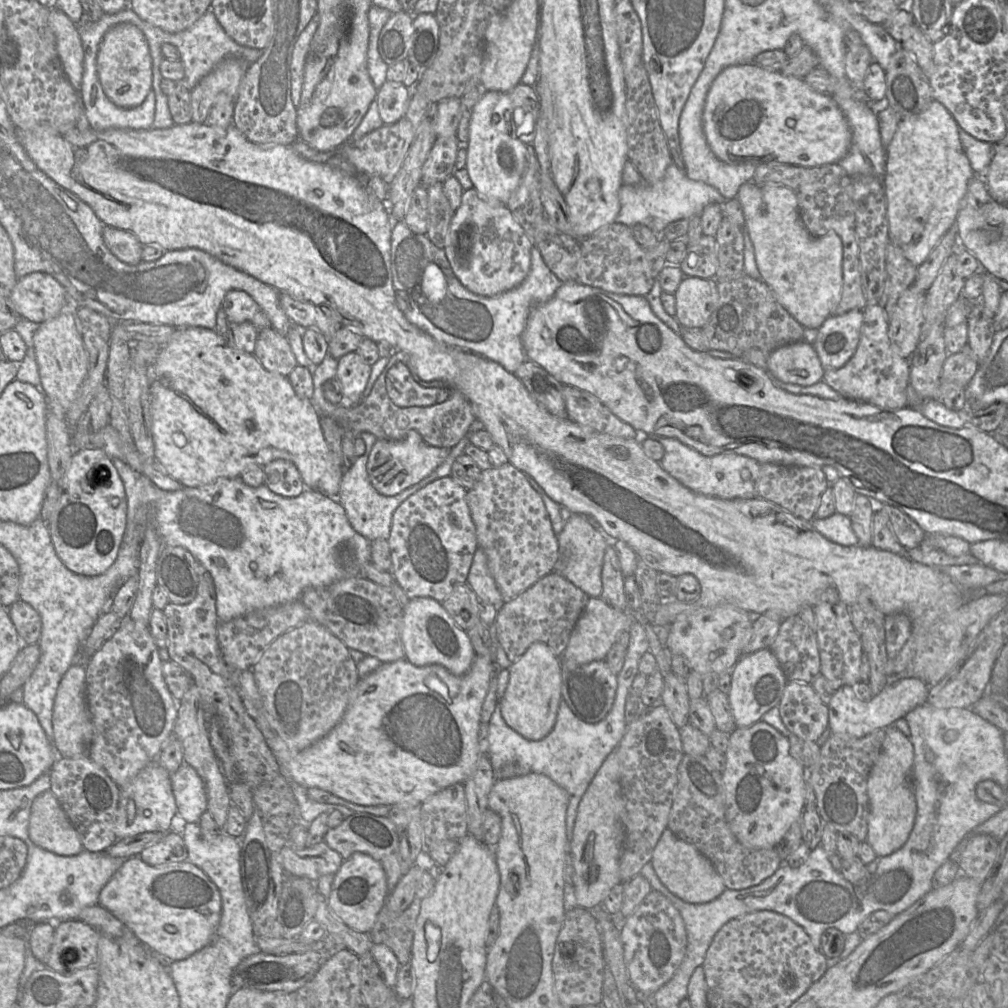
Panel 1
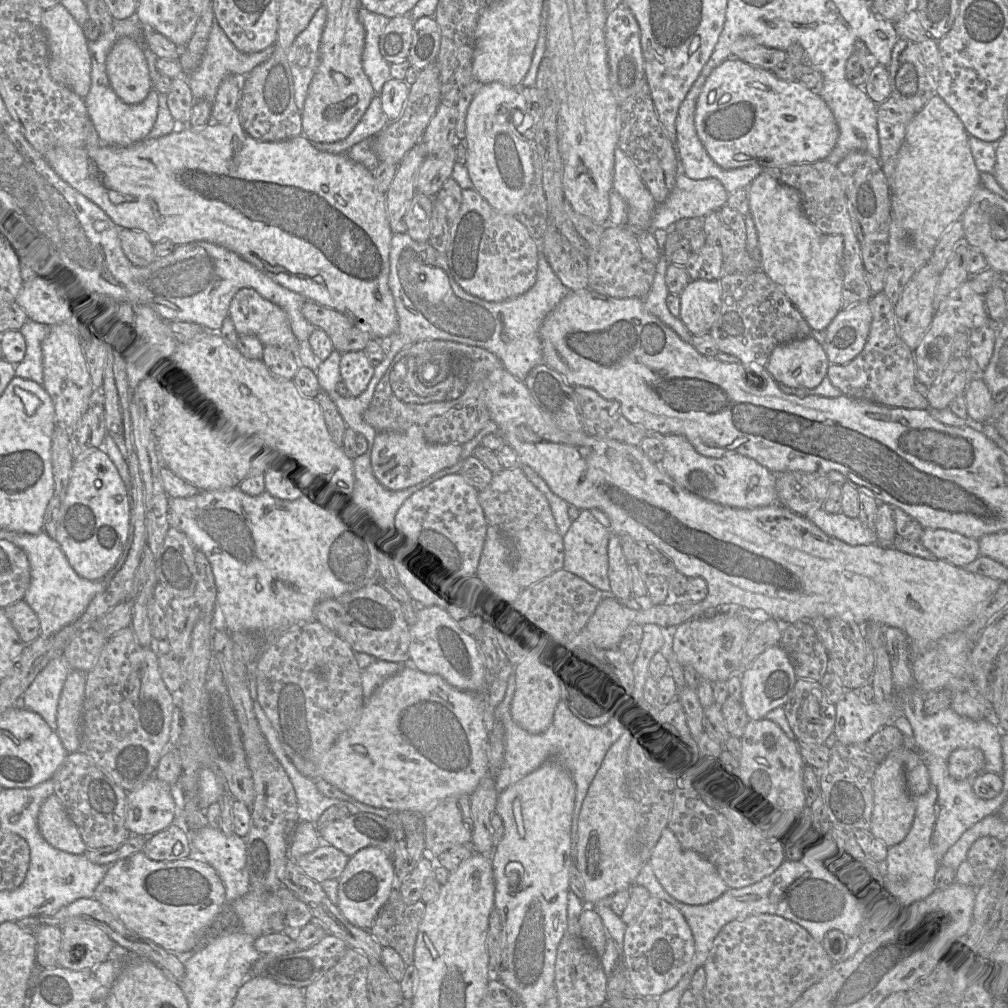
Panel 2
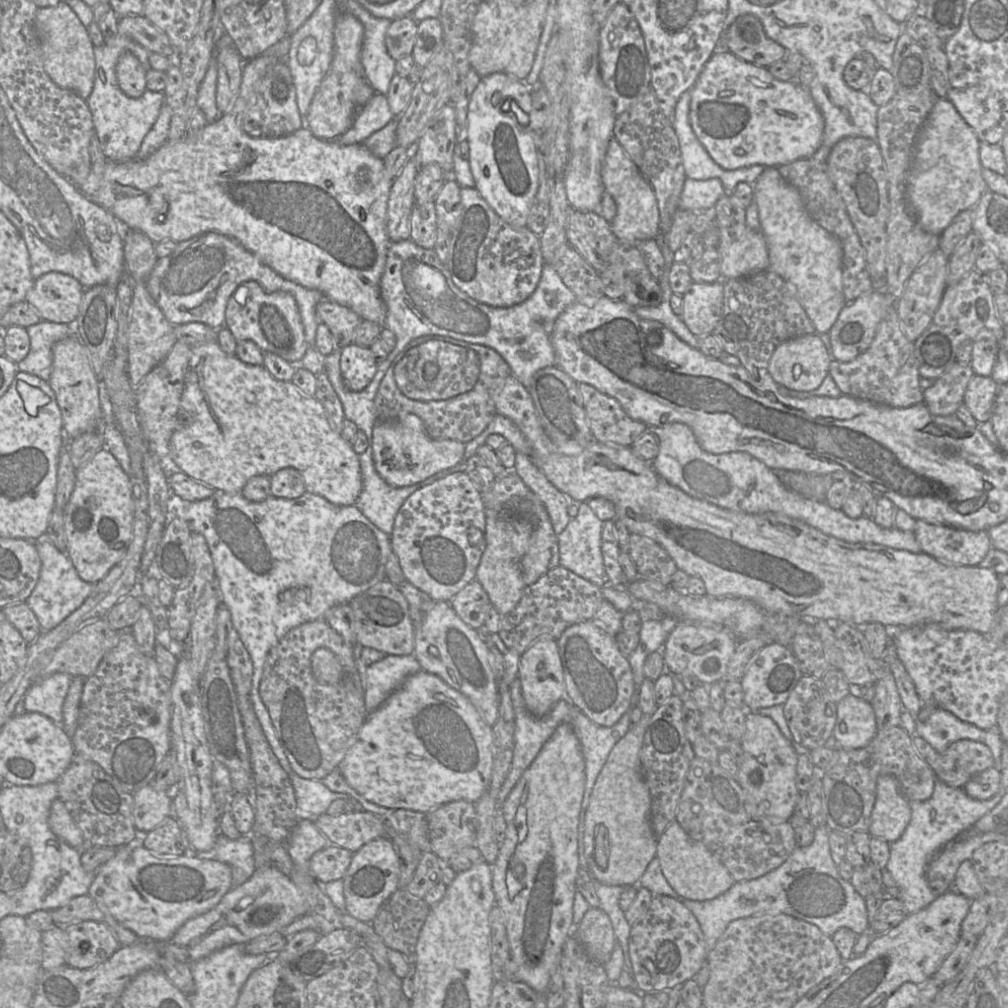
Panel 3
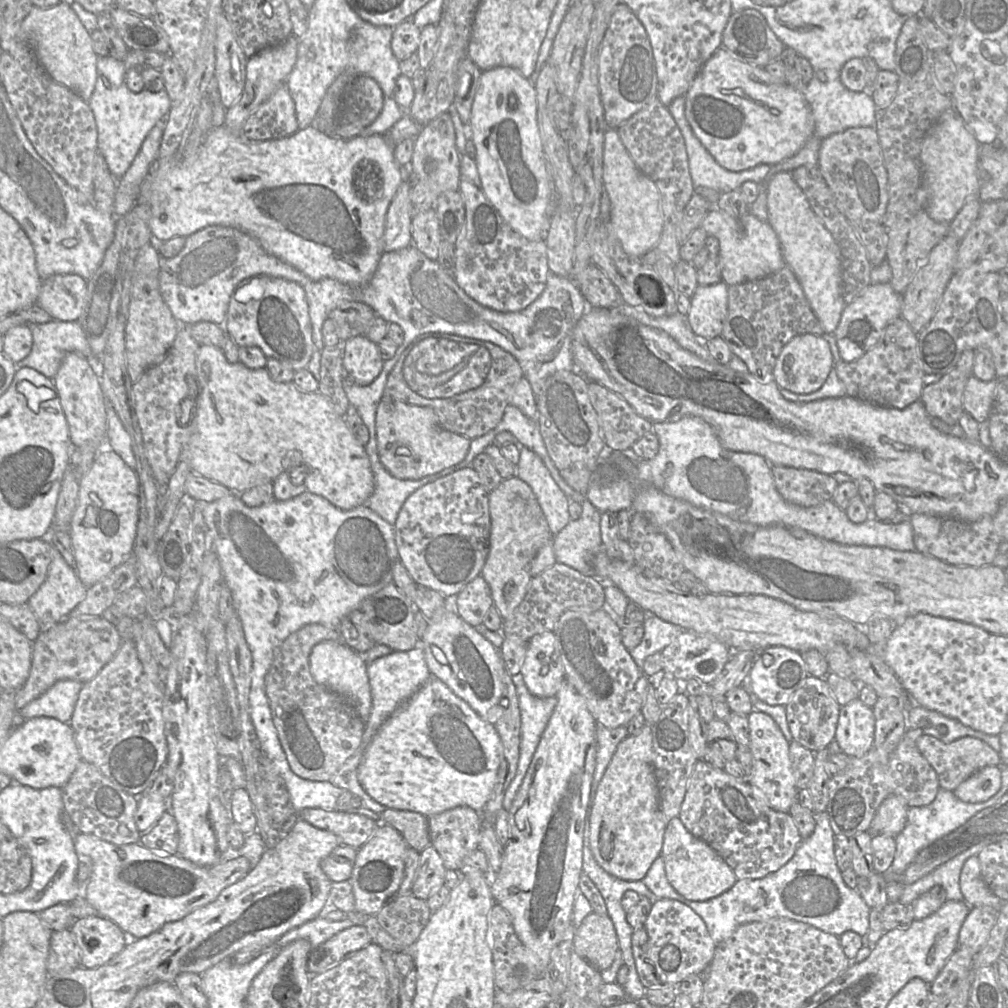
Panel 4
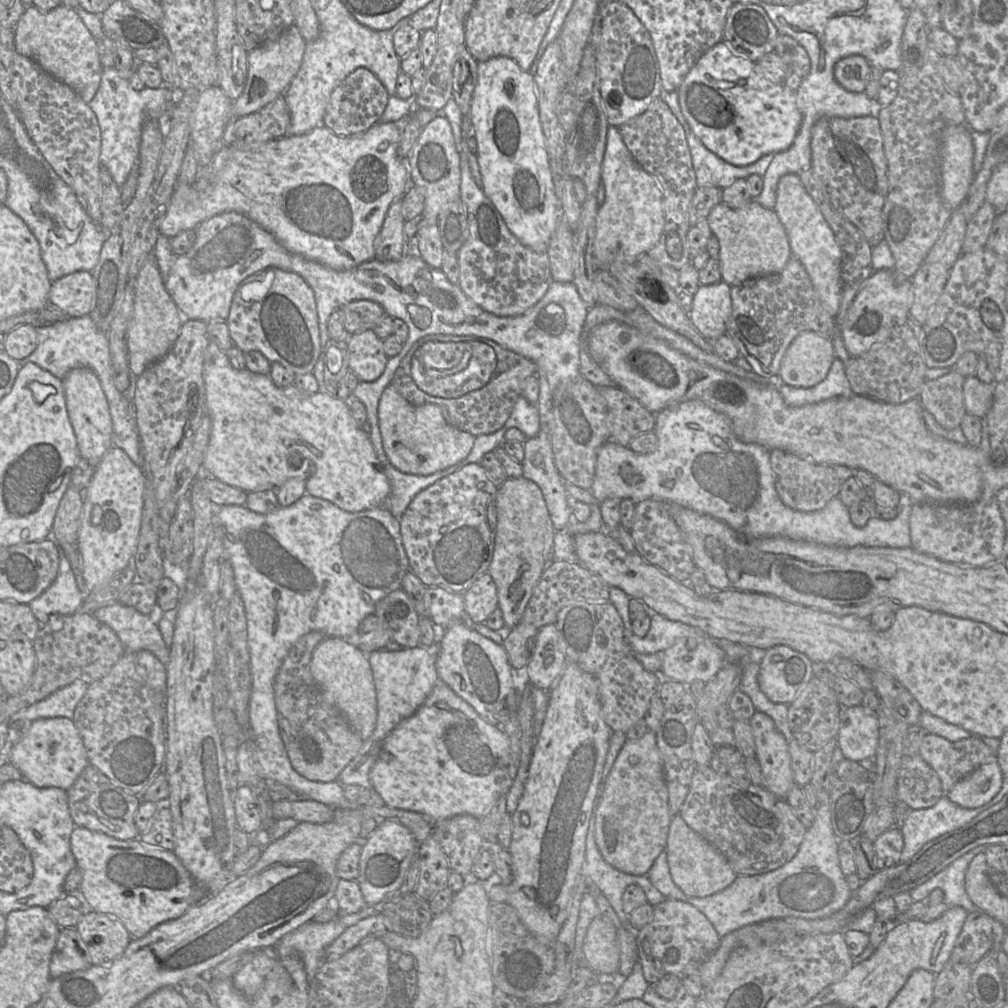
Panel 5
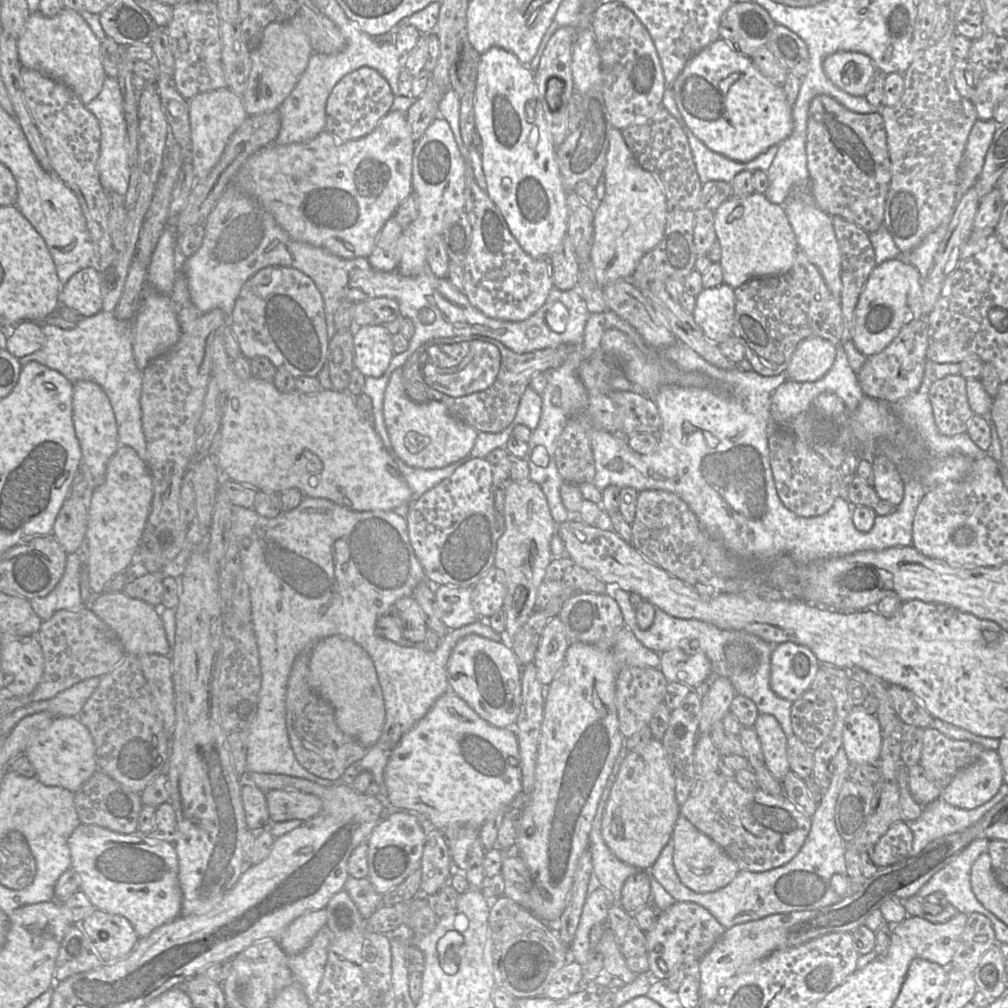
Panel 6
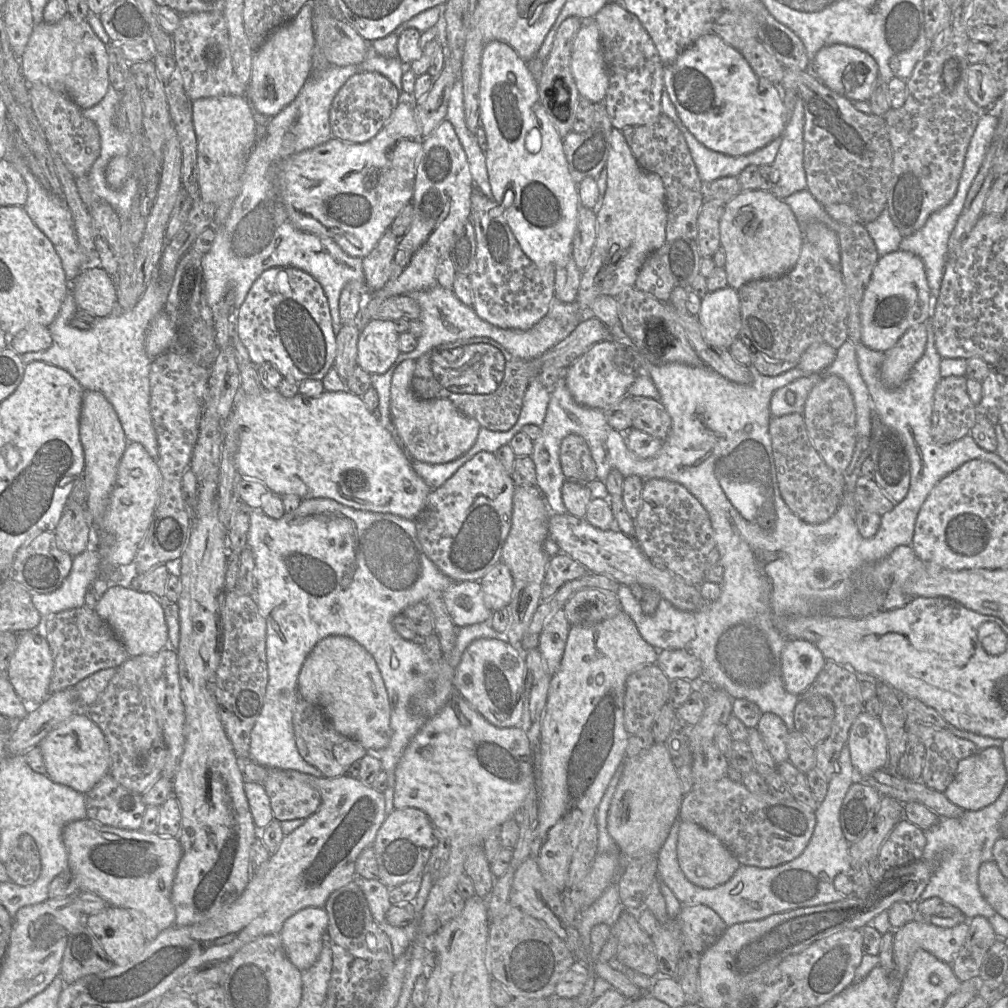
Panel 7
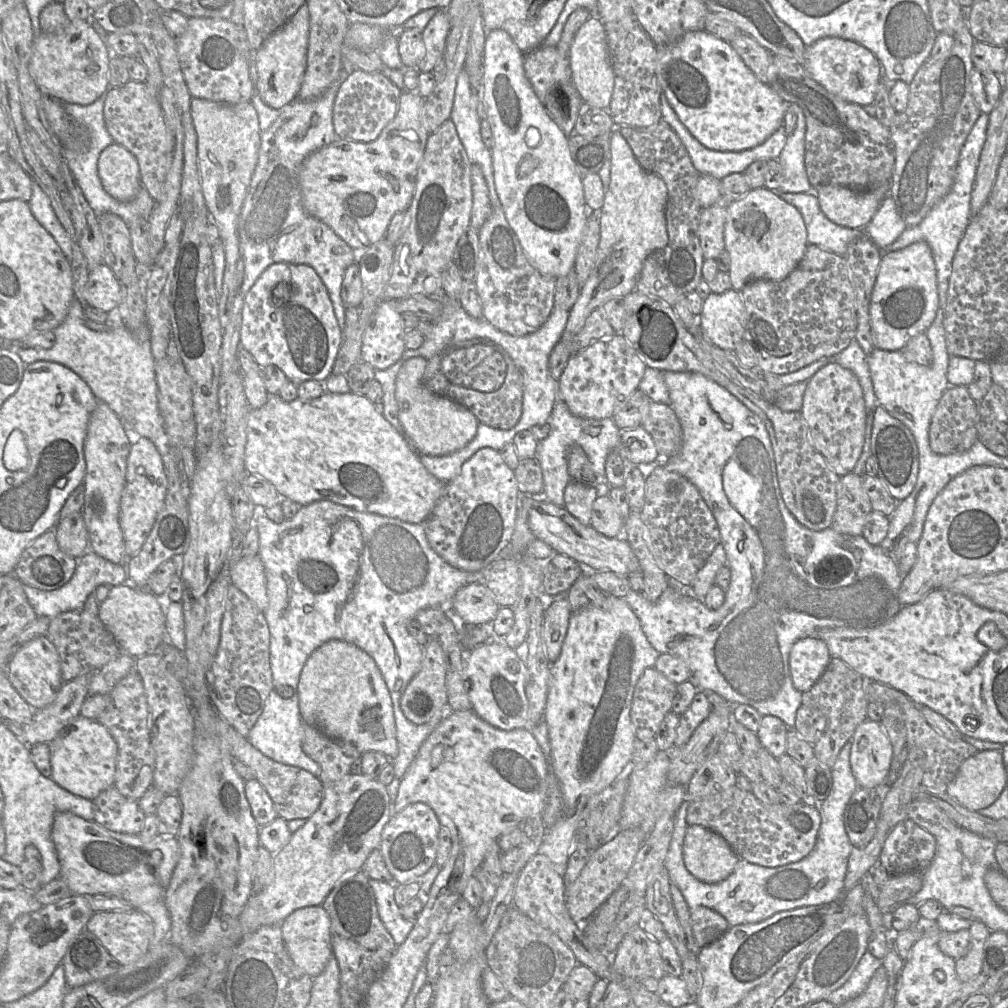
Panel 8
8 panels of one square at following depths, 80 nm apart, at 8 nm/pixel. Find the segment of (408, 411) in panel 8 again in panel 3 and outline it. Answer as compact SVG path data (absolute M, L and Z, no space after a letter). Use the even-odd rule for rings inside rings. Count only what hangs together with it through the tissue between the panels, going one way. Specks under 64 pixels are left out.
M415 414L395 420L378 420L372 433L372 458L380 477L390 486L411 486L459 464L466 443L457 440L435 440L428 436L423 421Z

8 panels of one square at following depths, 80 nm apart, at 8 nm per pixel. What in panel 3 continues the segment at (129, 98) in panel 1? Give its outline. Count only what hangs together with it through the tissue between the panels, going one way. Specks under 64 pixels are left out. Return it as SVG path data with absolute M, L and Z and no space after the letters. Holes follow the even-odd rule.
M123 52L116 65L116 76L120 89L131 98L138 98L146 90L146 70L131 52Z

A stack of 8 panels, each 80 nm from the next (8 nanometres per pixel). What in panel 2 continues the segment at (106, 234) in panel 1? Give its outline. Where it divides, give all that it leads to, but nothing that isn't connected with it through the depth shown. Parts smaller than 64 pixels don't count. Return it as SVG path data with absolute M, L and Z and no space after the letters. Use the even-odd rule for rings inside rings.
M119 229L118 235L122 251L133 266L142 268L154 261L153 244L143 232Z

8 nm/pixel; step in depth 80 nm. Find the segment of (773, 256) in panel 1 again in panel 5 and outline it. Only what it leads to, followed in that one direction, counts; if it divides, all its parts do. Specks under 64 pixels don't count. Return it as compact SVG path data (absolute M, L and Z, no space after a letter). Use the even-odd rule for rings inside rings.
M785 174L779 179L773 210L785 228L792 255L804 265L823 307L835 318L841 302L841 250L832 229L797 174Z

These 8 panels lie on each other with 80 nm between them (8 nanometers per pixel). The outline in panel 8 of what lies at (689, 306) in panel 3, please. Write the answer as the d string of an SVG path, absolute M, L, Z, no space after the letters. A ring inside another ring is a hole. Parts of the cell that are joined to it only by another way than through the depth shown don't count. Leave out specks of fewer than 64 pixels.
M733 288L721 293L711 293L703 302L702 312L698 316L698 330L715 346L734 351L739 343L744 341L746 325L746 310L741 291Z

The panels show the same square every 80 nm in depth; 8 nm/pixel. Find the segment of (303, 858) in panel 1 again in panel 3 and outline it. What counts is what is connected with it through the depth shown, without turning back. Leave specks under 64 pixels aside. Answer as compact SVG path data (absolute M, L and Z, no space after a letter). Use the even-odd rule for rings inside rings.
M329 844L310 859L311 874L321 884L343 879L354 853L337 845Z

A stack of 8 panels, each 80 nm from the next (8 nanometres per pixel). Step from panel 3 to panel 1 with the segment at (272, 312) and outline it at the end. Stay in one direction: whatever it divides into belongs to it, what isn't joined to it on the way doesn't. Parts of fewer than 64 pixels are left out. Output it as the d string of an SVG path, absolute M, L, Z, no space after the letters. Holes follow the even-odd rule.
M230 290L223 299L222 309L230 323L249 321L259 330L271 327L269 318L252 297L244 291Z

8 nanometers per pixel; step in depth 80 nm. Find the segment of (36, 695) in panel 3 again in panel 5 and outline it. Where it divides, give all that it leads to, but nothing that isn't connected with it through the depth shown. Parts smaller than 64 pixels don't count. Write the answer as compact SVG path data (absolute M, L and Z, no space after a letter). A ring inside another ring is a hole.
M76 680L57 689L42 700L15 712L10 719L33 721L40 718L66 717L72 719L79 701L85 695L89 684Z

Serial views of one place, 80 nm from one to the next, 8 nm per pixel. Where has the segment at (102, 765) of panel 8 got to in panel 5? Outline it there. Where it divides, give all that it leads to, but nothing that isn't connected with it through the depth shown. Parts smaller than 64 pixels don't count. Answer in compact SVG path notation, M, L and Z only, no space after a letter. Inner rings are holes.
M40 718L27 724L22 736L12 746L9 761L22 773L23 778L38 787L69 789L89 765L87 752L80 733L70 718Z

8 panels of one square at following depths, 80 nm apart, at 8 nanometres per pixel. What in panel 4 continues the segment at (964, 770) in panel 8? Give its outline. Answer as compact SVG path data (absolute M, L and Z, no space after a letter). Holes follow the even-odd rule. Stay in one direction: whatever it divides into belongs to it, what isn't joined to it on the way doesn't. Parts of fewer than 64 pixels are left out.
M987 766L963 781L953 792L966 803L985 802L1001 788L1001 766Z

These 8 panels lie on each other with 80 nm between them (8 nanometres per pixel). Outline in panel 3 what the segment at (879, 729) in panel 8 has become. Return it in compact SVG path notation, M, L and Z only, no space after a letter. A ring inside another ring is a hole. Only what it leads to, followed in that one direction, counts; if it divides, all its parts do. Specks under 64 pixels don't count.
M851 686L851 693L837 703L837 719L833 736L838 746L844 749L863 748L877 732L876 716L872 705L858 697L857 689Z

